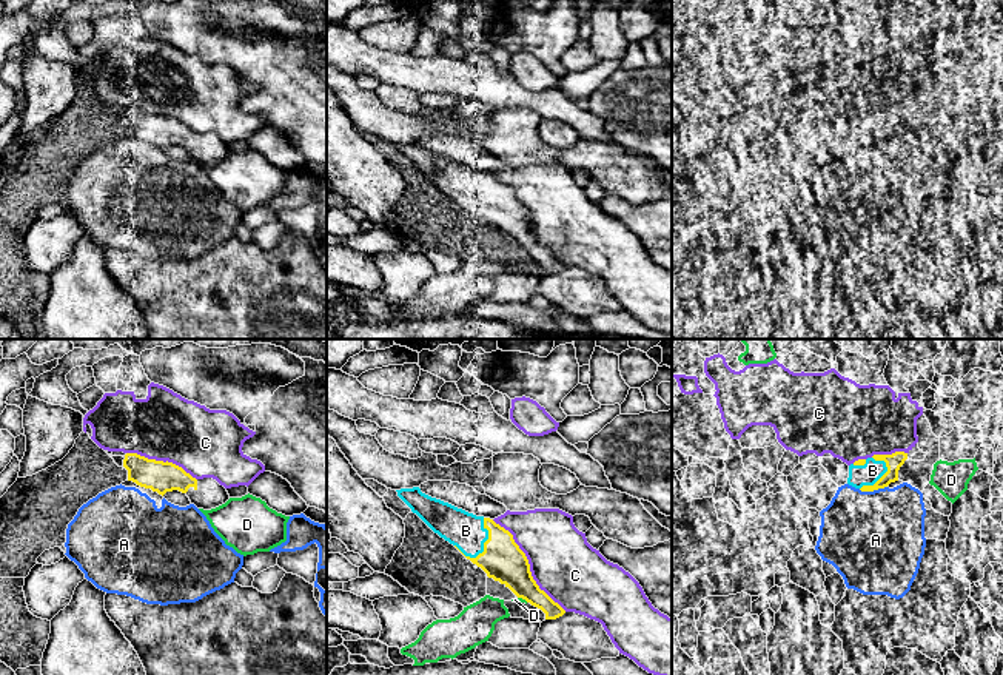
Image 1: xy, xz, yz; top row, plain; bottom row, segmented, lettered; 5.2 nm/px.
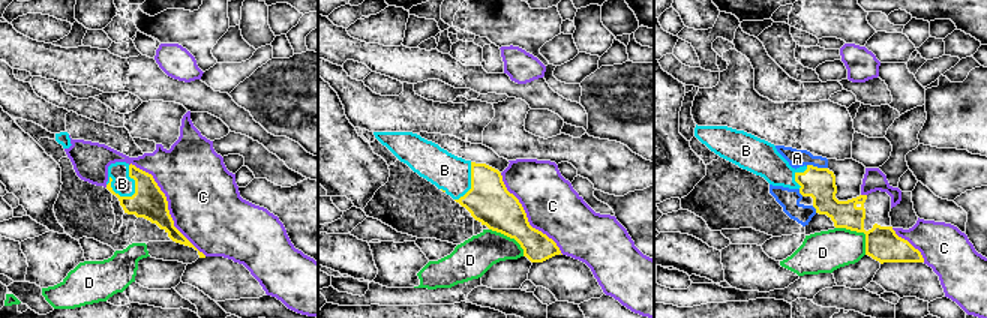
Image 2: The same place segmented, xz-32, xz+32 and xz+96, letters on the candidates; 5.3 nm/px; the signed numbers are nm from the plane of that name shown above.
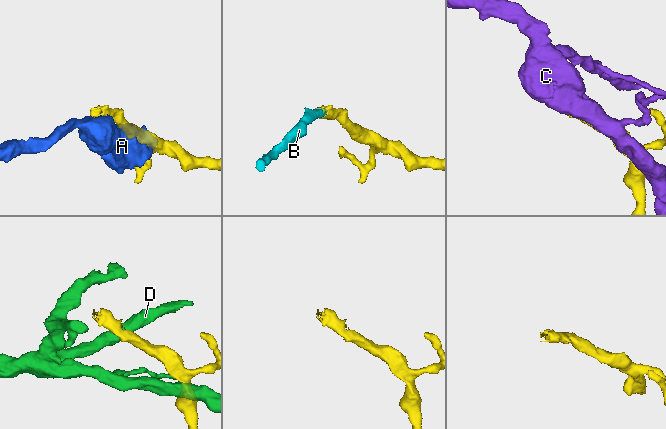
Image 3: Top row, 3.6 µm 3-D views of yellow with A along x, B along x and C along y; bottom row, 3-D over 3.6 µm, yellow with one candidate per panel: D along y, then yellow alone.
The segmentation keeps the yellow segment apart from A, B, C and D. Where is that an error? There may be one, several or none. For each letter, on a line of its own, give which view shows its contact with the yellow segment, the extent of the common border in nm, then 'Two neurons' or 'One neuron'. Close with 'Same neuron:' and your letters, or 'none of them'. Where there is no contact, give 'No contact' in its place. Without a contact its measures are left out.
A: Touches yellow in yz. Shared border 150 nm. Two neurons
B: Touches yellow in xz. Shared border 220 nm. One neuron
C: Touches yellow in xz. Shared border 600 nm. Two neurons
D: Touches yellow in xz. Shared border 60 nm. Two neurons
Same neuron: B

